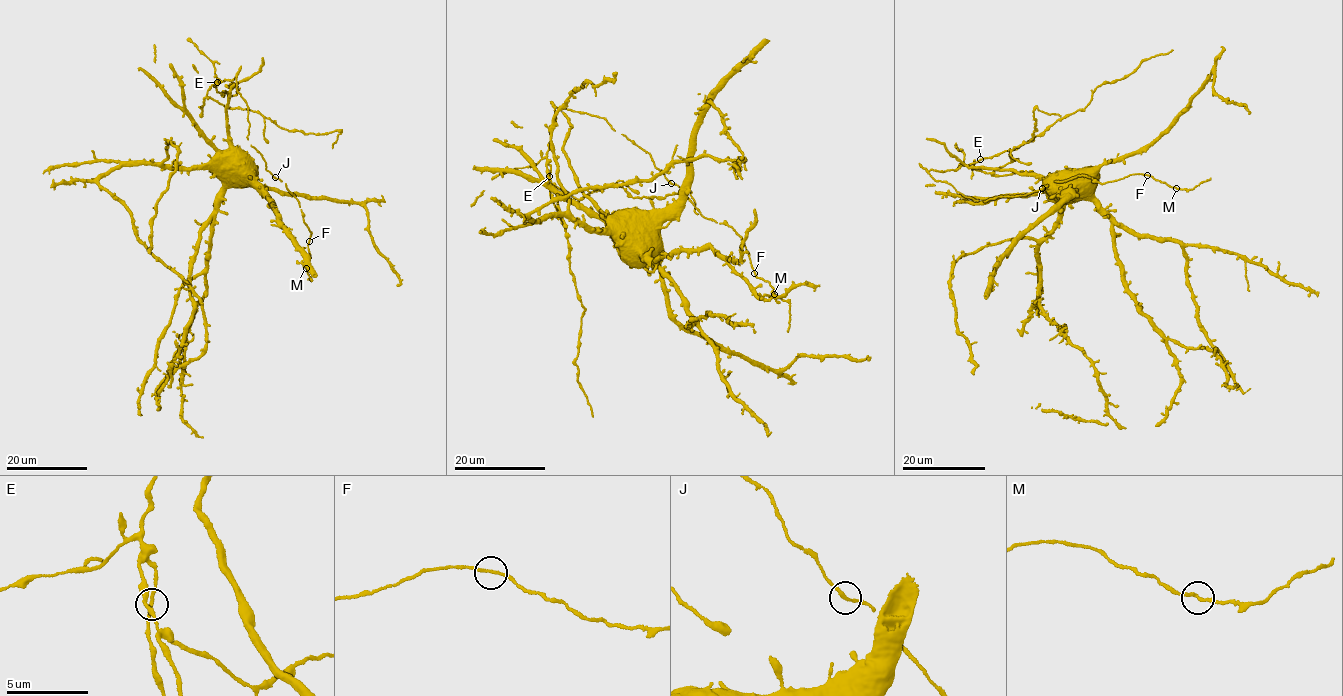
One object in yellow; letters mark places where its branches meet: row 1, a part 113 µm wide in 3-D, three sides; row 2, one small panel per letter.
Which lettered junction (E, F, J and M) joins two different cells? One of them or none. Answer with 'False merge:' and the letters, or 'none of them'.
False merge: none of them

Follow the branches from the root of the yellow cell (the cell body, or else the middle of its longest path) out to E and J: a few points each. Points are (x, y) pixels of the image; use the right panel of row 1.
E: (1046, 185), (1042, 179), (1011, 168), (1011, 162), (992, 172), (971, 168), (970, 164), (980, 159)
J: (1046, 185), (1011, 168), (1011, 162), (989, 172), (963, 164), (928, 171), (976, 200), (1041, 188)

